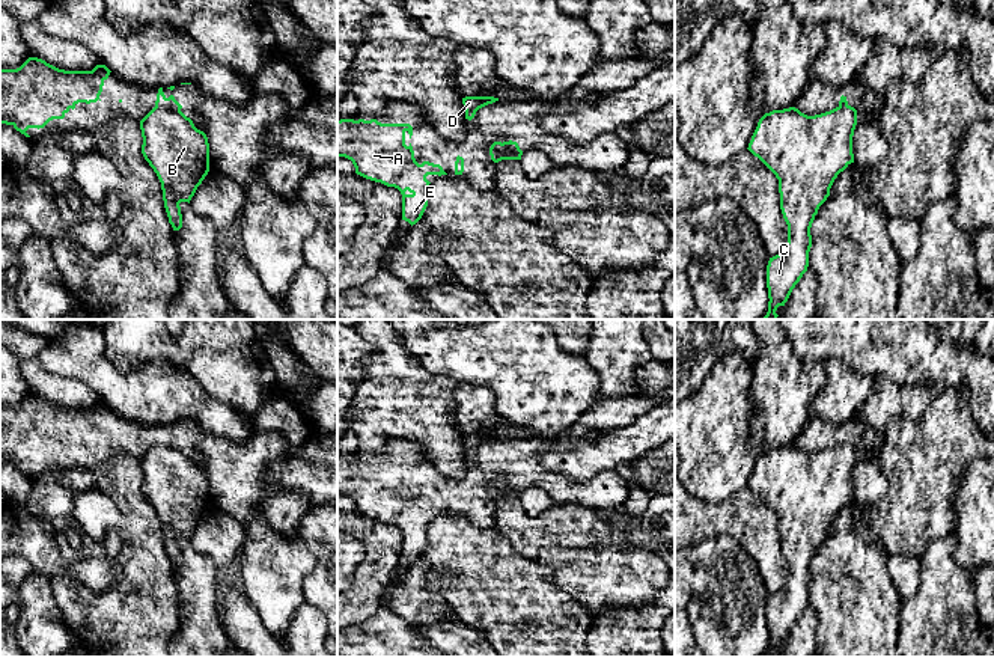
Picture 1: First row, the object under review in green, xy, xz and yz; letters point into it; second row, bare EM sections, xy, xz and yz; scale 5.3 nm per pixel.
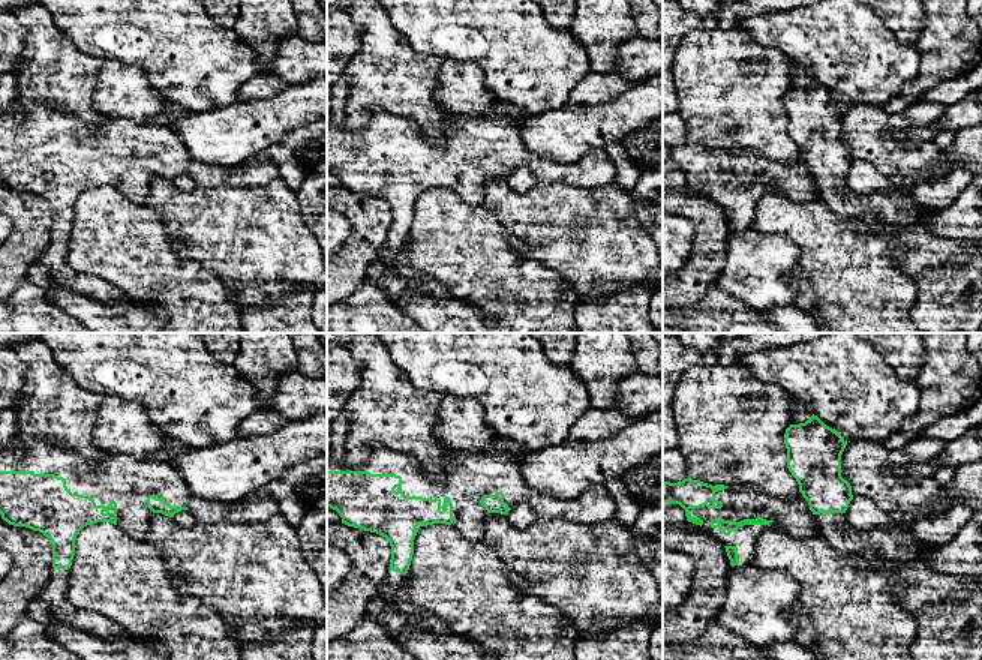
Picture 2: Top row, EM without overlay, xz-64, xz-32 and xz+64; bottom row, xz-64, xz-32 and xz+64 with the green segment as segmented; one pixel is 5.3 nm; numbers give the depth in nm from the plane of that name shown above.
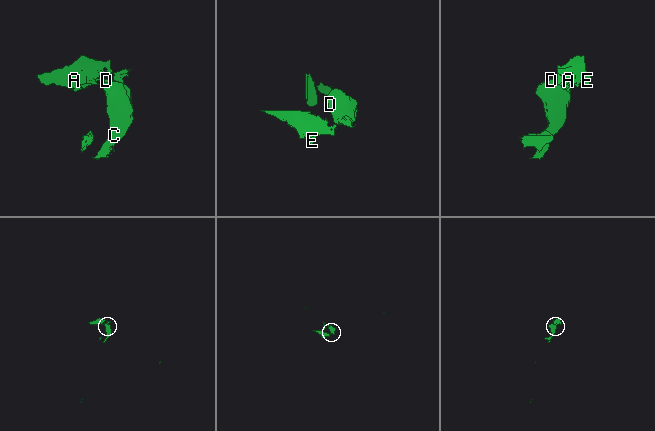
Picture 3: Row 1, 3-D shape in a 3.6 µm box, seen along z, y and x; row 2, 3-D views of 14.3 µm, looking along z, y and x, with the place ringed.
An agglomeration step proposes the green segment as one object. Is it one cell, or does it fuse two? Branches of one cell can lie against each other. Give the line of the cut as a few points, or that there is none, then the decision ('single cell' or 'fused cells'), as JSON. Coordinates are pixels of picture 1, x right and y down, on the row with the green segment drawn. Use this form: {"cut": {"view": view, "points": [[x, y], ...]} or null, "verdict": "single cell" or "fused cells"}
{"cut": {"view": "xz", "points": [[499, 145], [505, 155], [517, 155], [520, 158]]}, "verdict": "fused cells"}

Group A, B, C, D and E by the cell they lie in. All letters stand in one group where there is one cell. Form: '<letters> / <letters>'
A E / B C D

